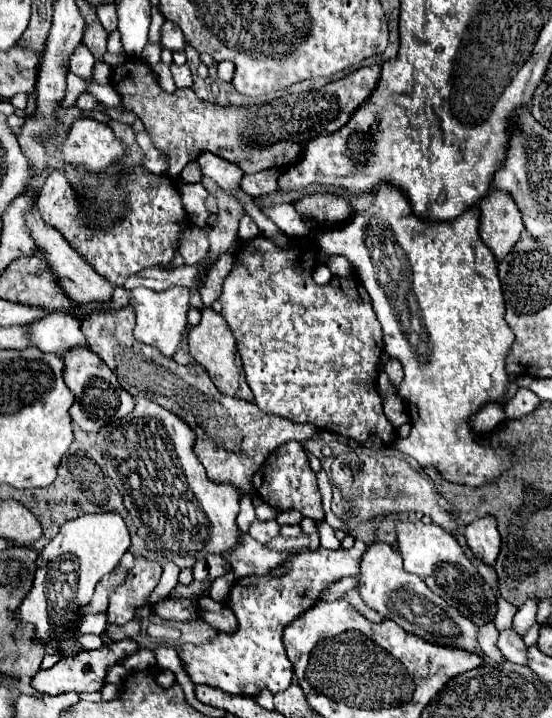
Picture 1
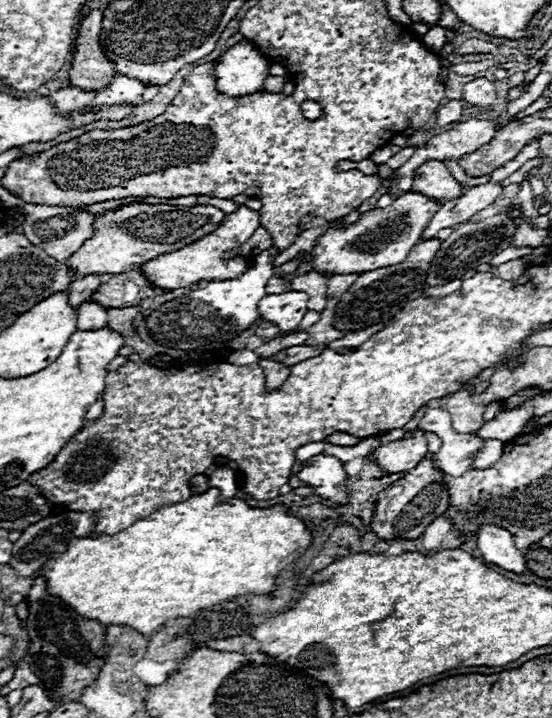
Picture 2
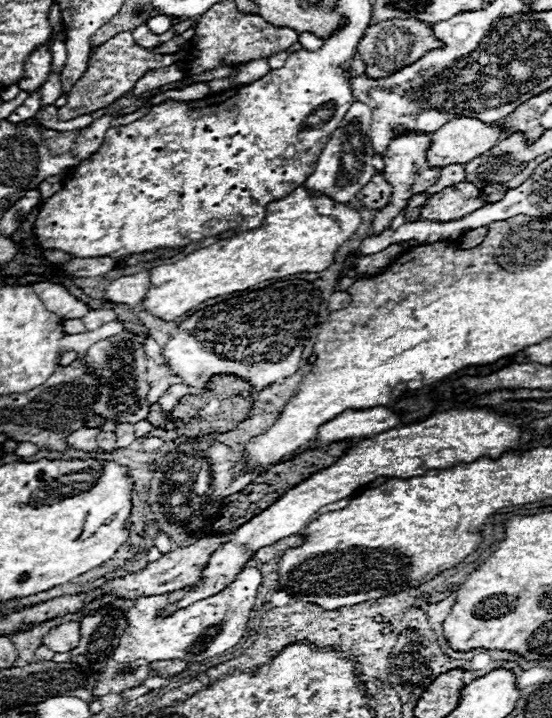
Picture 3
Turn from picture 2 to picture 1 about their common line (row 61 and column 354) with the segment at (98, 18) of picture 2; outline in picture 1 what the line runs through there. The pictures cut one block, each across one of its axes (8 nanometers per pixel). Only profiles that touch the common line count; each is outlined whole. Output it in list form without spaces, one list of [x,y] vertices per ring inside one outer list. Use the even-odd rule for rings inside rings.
[[[130,60],[124,66],[114,68],[110,82],[122,96],[124,108],[132,110],[144,122],[154,146],[166,154],[166,176],[178,178],[182,168],[206,150],[232,164],[238,164],[246,174],[288,166],[298,158],[300,144],[342,128],[352,112],[372,94],[378,78],[380,64],[372,64],[318,90],[282,96],[270,104],[252,108],[216,108],[214,104],[204,104],[198,100],[190,88],[166,94],[158,86],[152,70],[142,60]]]

